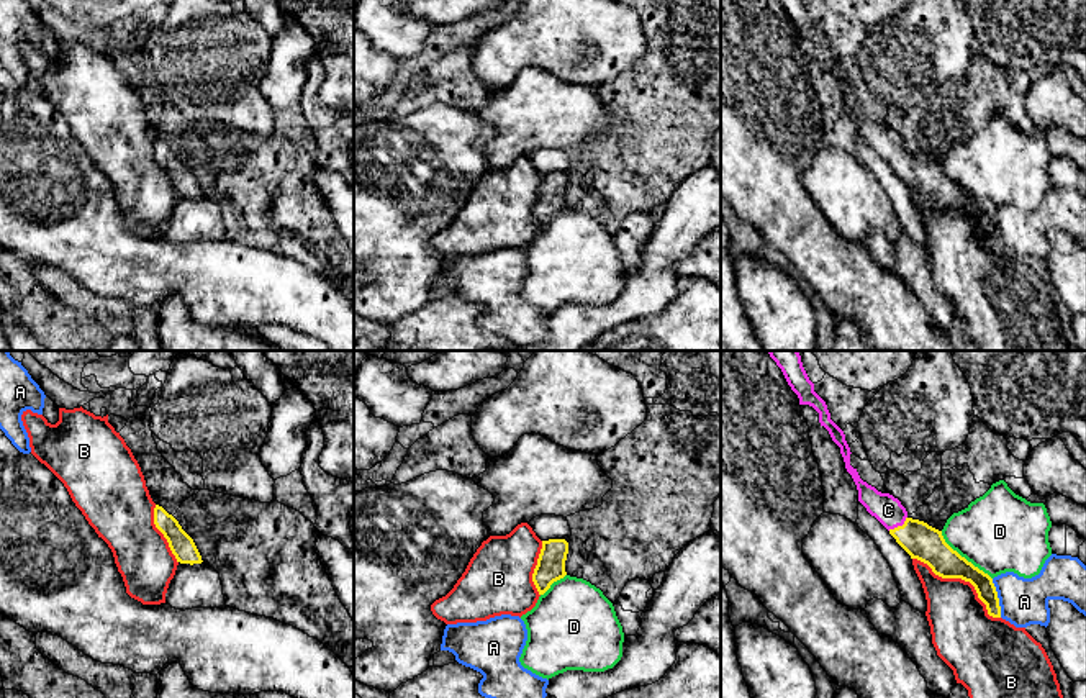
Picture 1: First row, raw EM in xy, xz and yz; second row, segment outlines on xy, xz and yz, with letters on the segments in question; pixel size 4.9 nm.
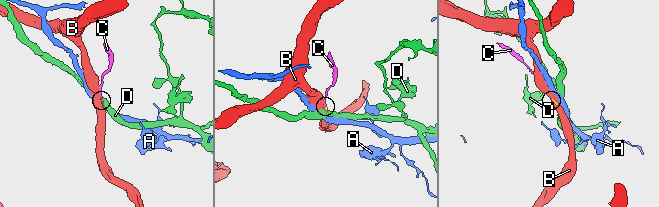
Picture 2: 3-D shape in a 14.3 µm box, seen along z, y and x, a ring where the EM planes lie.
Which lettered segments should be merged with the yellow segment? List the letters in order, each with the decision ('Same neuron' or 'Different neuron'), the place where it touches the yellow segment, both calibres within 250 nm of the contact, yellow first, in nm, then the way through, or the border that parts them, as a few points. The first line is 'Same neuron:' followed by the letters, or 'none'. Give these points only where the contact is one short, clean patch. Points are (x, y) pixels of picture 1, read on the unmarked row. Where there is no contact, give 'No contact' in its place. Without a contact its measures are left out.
Same neuron: C
A: Different neuron. Touches yellow at yz (998, 231). Thickness 110 nm (yellow) against 240 nm. Boundary: yz (991, 212), (1001, 249)
B: Different neuron. Touches yellow at yz (962, 212). Thickness 170 nm (yellow) against 300 nm
C: Same neuron. Touches yellow at yz (898, 159). Thickness 180 nm (yellow) against 140 nm. Path across: yz (921, 174), (898, 159), (888, 143)
D: Different neuron. Touches yellow at yz (963, 190). Thickness 180 nm (yellow) against 400 nm

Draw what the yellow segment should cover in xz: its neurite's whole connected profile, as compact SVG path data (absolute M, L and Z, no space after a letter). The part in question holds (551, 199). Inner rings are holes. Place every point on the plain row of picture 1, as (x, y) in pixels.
M565 172L542 174L542 182L532 206L532 215L539 228L544 228L554 215L567 208L565 205L567 187L568 175Z

